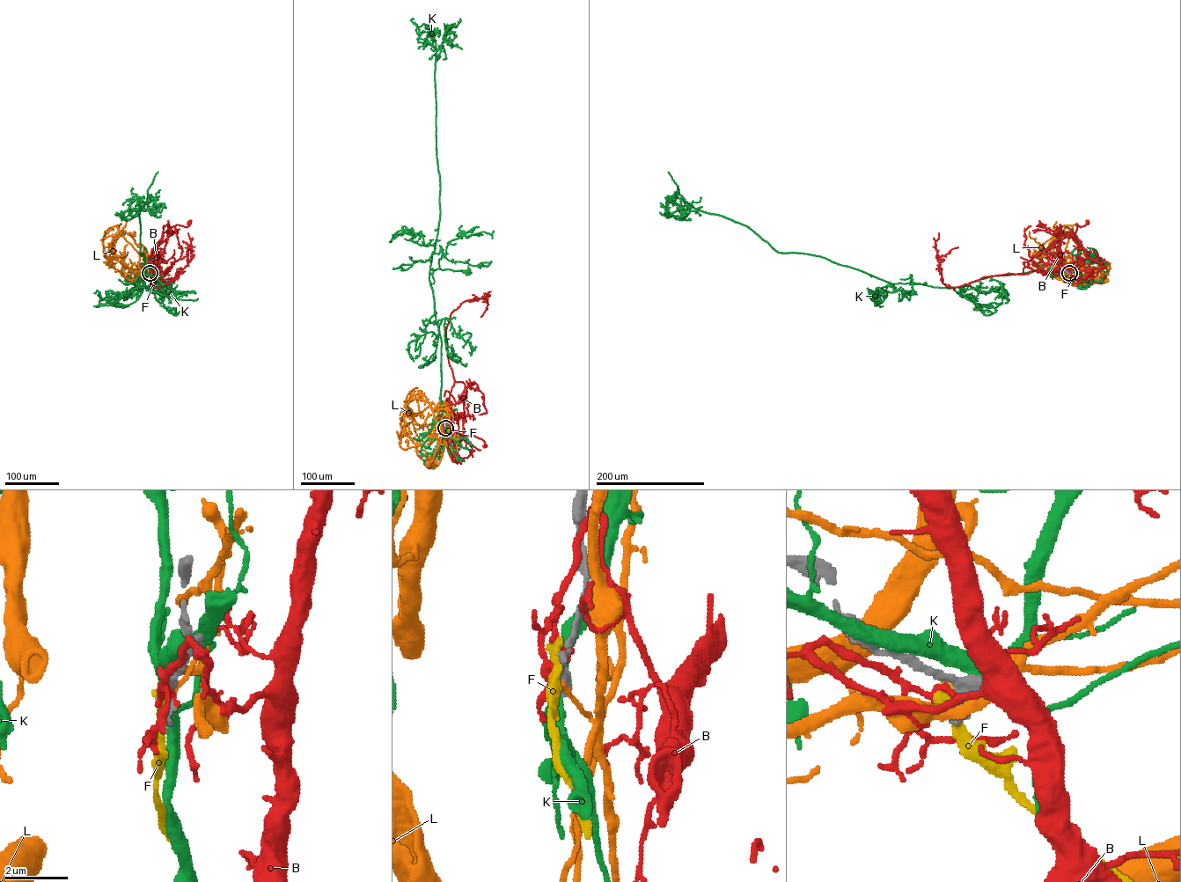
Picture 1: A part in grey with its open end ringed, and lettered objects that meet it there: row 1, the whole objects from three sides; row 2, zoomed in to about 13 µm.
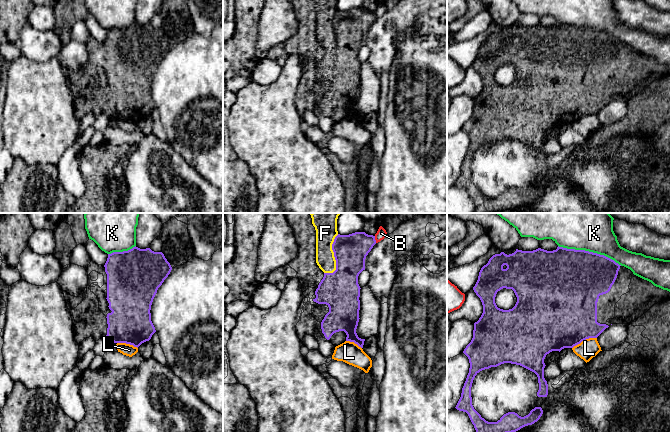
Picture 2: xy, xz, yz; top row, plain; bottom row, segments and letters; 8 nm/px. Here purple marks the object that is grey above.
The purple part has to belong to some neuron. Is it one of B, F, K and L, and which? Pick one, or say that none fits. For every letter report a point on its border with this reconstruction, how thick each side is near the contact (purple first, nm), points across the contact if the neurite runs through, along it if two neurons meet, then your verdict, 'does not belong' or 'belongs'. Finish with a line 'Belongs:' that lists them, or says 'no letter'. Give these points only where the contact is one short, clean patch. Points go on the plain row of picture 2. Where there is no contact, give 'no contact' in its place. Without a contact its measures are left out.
B: xz (374, 15) | 260/80 nm | does not belong
F: xz (334, 32) | 260/160 nm | does not belong
K: yz (590, 28) | 480/240 nm | does not belong
L: yz (584, 115) | 500/160 nm | does not belong
Belongs: no letter

